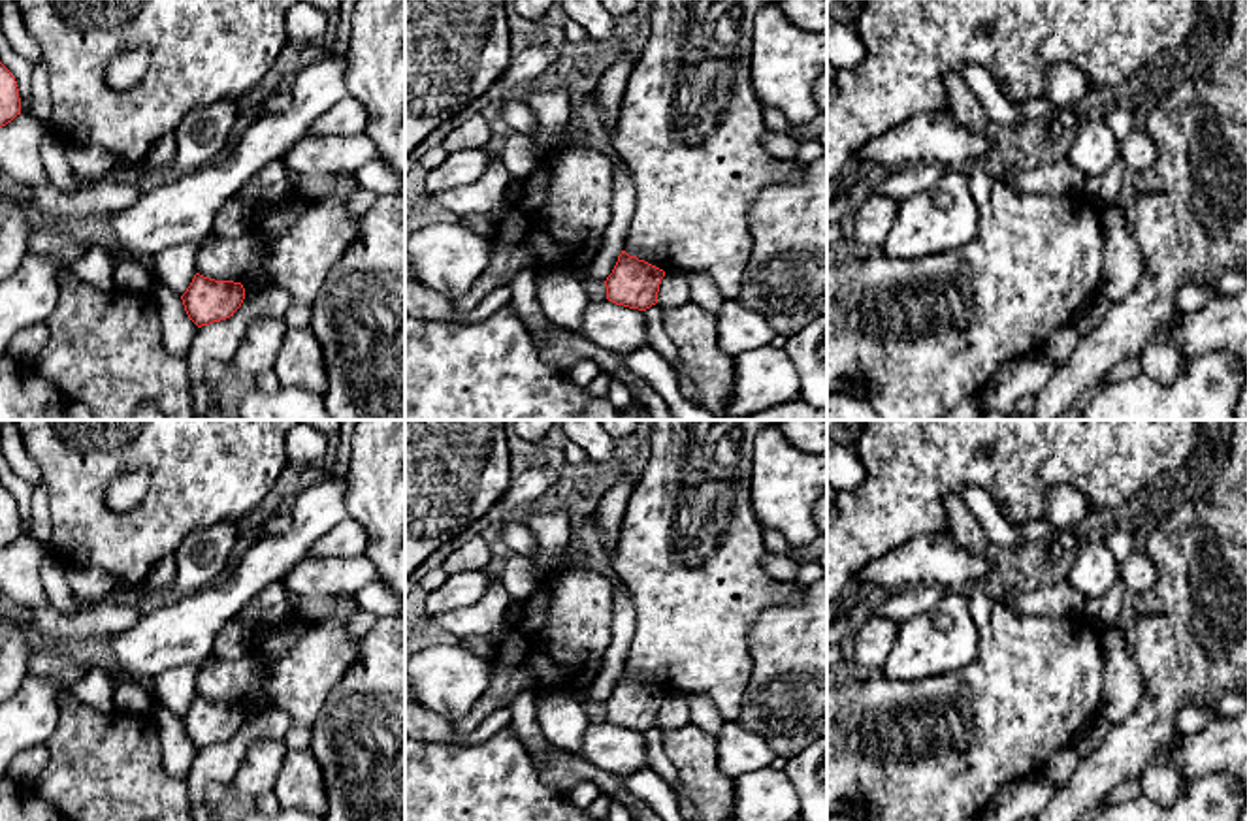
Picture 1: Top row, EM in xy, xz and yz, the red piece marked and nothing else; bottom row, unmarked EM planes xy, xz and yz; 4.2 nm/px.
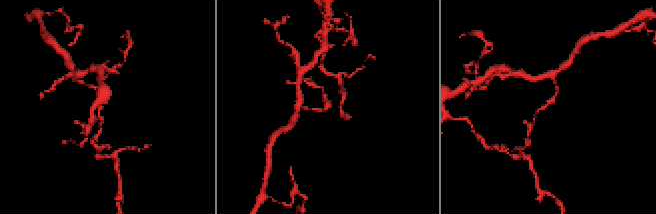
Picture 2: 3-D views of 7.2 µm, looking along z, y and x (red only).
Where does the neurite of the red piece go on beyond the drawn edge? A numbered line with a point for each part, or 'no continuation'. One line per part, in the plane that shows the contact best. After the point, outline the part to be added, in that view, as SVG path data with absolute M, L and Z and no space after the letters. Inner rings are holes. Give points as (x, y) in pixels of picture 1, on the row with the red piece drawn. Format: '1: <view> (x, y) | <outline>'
no continuation

